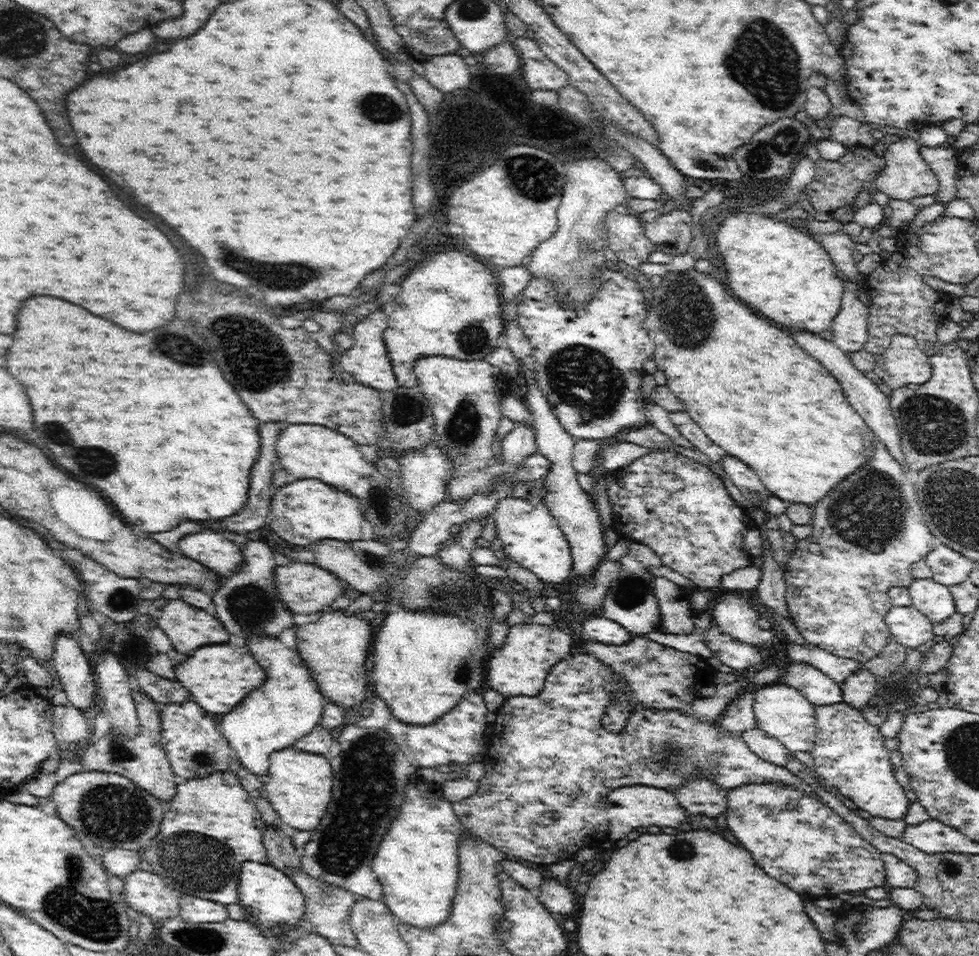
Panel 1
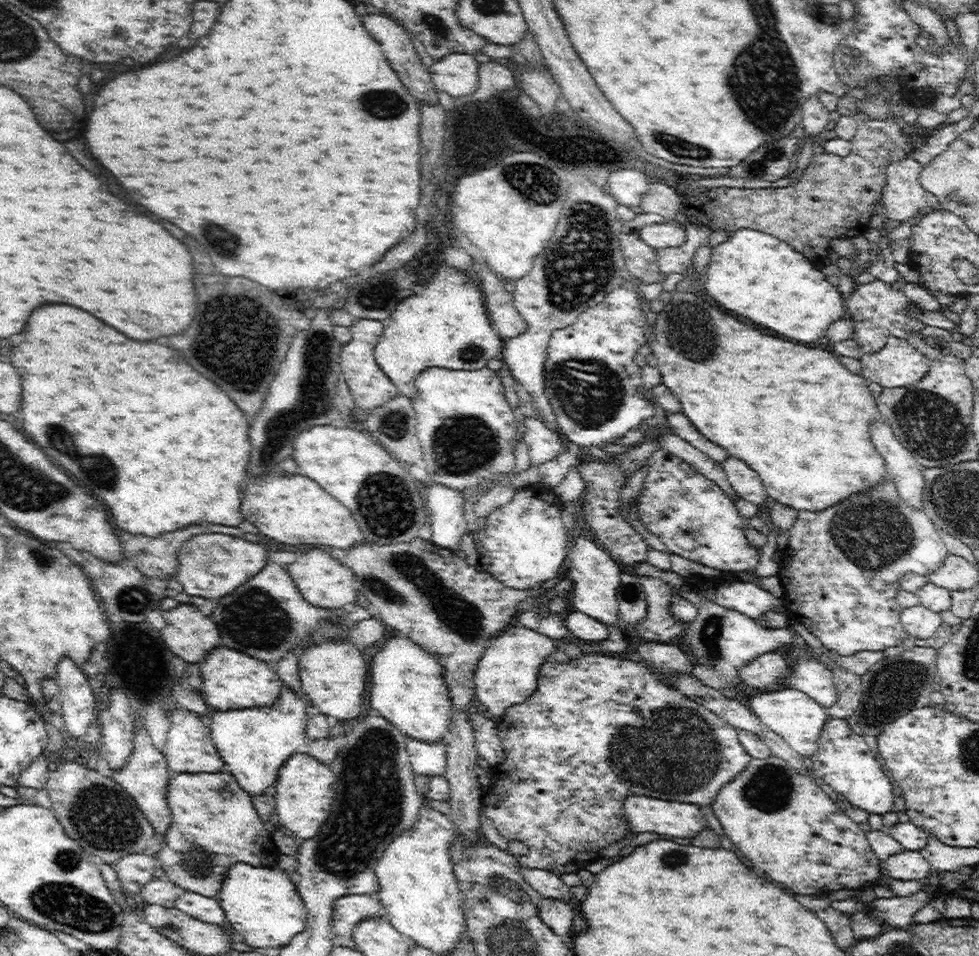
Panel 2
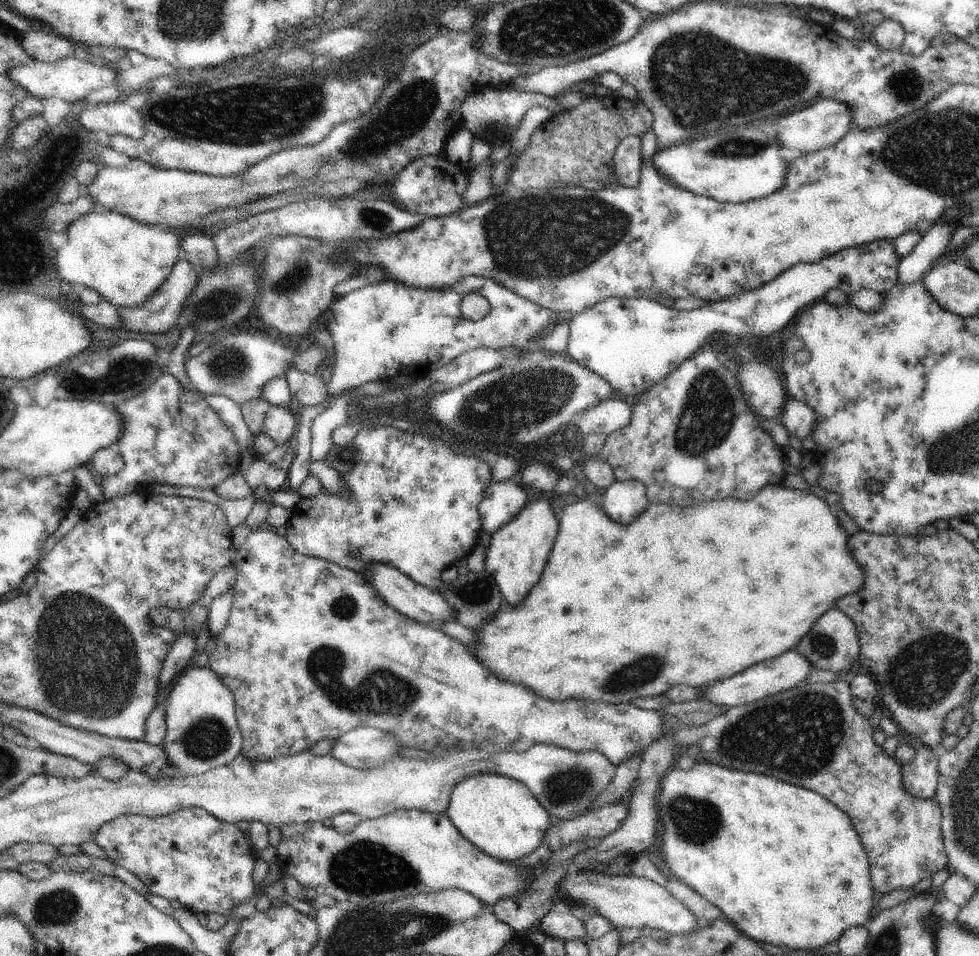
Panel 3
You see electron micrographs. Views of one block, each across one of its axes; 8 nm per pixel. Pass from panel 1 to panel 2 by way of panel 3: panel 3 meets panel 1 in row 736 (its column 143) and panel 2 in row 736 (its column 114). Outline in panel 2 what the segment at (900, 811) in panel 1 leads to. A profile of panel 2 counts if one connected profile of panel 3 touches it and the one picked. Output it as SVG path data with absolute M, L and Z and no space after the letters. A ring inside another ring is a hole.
M828 717L826 724L821 730L817 742L818 748L811 756L813 761L812 772L822 782L832 786L841 798L852 805L864 809L869 813L886 814L894 806L892 784L886 777L880 758L876 758L870 751L865 737L848 724L846 719Z

